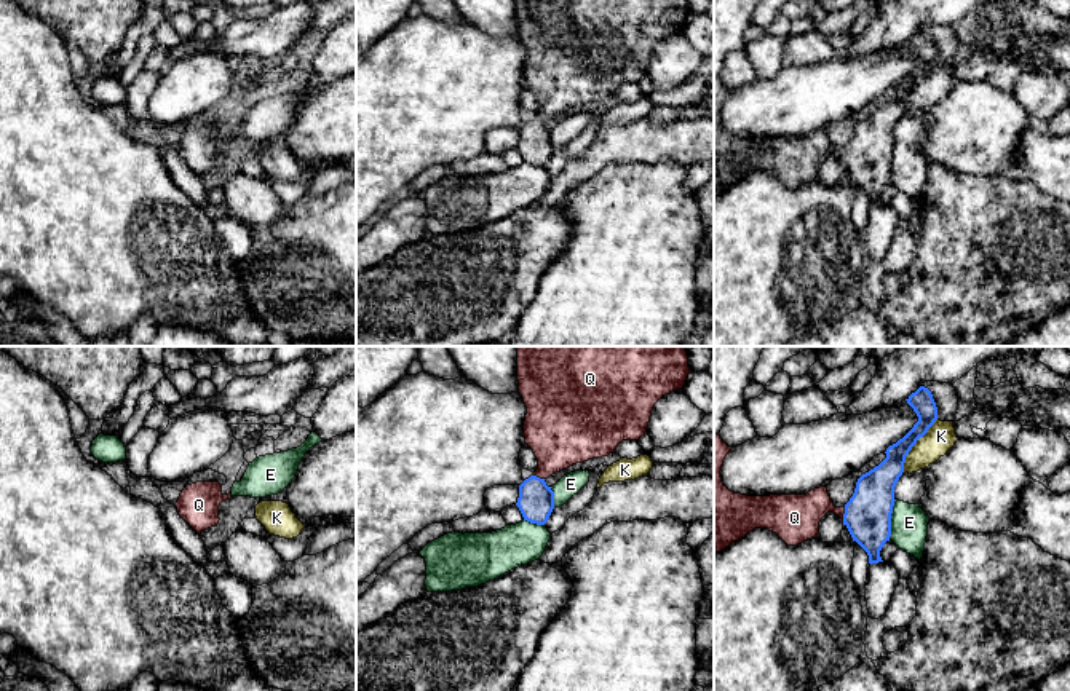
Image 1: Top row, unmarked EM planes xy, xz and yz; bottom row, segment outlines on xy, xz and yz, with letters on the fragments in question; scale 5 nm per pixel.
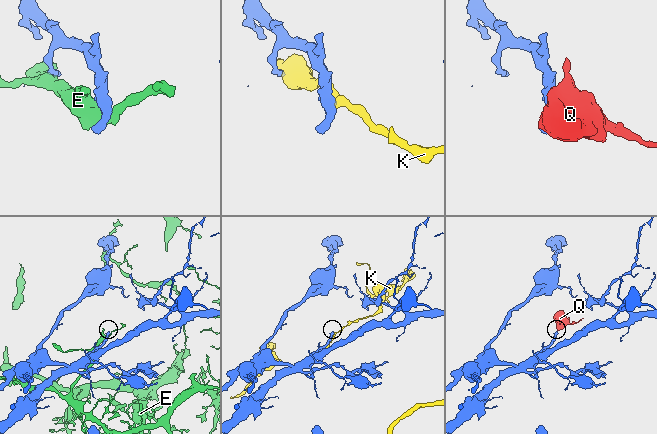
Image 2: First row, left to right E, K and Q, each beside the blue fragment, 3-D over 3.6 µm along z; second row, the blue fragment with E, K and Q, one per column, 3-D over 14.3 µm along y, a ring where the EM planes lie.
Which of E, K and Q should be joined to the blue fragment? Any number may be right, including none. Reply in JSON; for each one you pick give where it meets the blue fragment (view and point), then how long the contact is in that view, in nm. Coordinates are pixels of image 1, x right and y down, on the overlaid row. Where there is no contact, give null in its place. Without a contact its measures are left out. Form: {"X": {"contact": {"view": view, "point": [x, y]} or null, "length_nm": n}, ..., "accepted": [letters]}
{"Q": {"contact": {"view": "xz", "point": [538, 477]}, "length_nm": 60}, "accepted": ["Q"]}

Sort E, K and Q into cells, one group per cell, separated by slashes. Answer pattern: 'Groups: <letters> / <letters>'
Groups: E / K / Q

